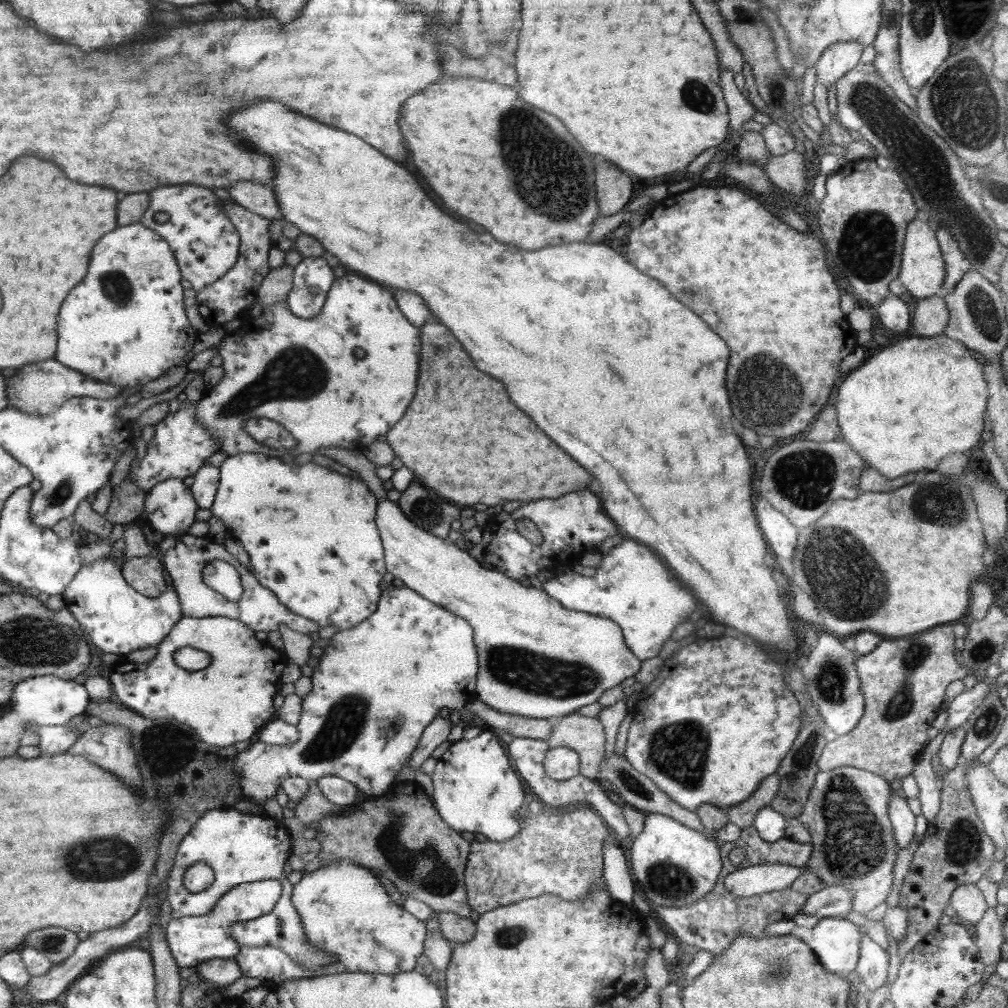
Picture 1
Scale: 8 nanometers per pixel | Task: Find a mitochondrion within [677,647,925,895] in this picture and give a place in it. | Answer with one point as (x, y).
(853, 846)

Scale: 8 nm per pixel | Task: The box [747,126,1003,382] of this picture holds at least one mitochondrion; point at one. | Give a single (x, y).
(865, 248)

